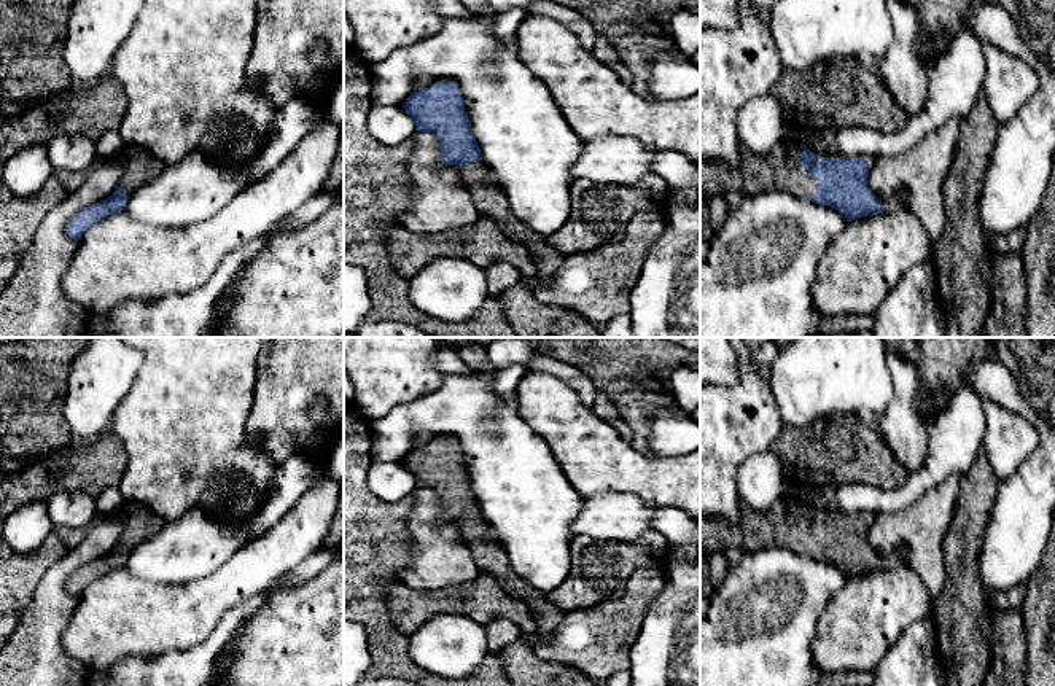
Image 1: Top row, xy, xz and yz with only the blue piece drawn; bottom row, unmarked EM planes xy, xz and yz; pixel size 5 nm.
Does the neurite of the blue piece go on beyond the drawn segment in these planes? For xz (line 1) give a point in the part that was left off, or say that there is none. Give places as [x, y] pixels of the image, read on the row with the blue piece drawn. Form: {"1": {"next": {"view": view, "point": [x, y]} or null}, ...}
{"1": {"next": {"view": "xz", "point": [489, 199]}}}

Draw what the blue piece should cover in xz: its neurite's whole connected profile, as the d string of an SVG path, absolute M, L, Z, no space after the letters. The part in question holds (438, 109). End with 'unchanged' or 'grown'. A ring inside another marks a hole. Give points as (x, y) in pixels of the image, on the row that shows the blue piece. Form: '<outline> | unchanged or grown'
M434 78L430 88L414 91L403 108L414 119L417 132L438 135L442 164L460 169L481 216L490 218L508 237L527 245L536 266L536 280L549 283L565 255L551 247L544 236L519 221L504 193L484 180L487 164L471 132L458 83L452 78Z | grown

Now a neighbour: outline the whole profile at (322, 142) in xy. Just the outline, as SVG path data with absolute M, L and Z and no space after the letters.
M326 118L272 170L247 185L212 218L186 228L156 228L132 218L126 210L92 224L62 279L70 301L91 315L108 312L129 298L161 298L200 288L223 258L240 245L264 236L285 216L318 196L336 158L341 126Z

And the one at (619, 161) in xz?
M600 137L582 142L582 153L571 167L573 180L600 185L635 185L652 173L657 151L632 137Z

